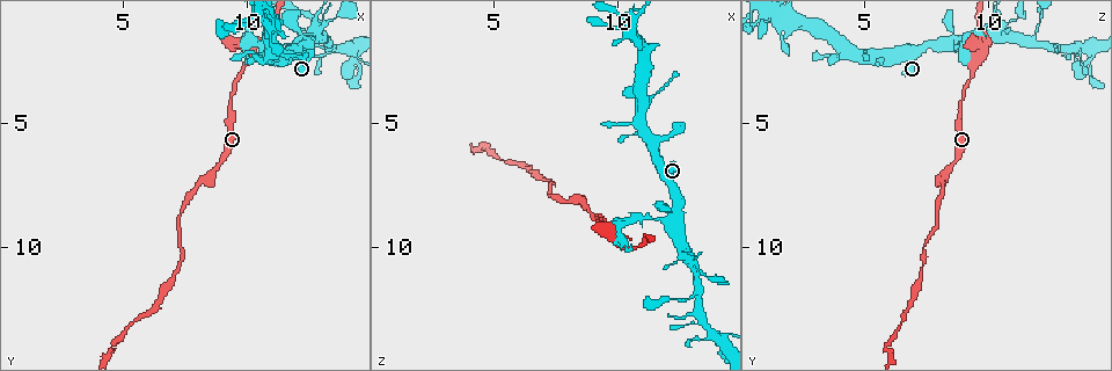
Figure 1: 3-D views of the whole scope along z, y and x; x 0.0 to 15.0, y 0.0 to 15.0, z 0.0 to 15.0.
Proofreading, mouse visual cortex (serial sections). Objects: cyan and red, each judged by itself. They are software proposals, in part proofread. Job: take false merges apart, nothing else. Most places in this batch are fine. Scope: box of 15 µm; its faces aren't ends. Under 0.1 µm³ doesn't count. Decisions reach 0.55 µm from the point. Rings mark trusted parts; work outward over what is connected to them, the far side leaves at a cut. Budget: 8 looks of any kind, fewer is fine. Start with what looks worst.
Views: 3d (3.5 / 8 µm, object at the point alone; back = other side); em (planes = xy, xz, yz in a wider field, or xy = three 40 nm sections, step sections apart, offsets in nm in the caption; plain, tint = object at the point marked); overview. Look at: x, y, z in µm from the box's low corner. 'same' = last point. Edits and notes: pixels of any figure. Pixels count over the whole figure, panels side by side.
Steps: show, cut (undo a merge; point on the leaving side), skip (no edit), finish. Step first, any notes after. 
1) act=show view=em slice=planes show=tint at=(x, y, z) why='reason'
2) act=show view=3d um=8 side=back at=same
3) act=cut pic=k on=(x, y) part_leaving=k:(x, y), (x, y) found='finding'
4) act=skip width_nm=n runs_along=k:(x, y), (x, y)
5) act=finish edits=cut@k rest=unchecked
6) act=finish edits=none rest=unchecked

act=show view=3d um=8 at=(10.9, 1.9, 8.8) why='sharp bend'

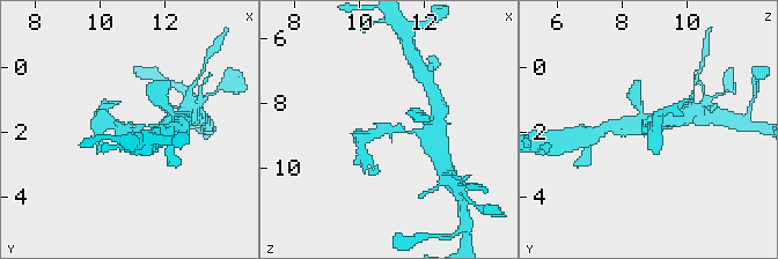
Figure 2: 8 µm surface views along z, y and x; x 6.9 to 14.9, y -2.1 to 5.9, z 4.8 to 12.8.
act=show view=em slice=xy step=2 show=tint at=(11.0, 1.9, 8.7)

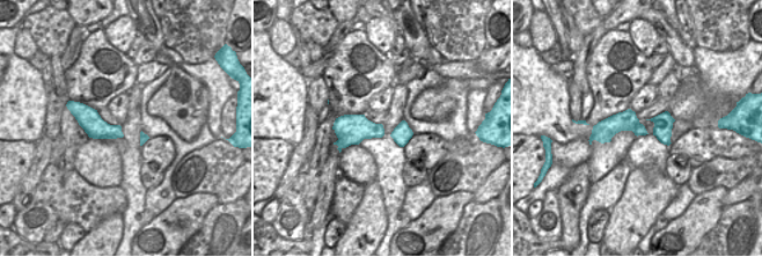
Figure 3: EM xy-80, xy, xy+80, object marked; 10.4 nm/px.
act=skip runs_along=2:(164, 124), (129, 131), (107, 115) found='continuous, no second cell'

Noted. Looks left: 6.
act=show view=3d um=3.5 at=(12.9, 1.4, 10.5) why='four or more arms meet'

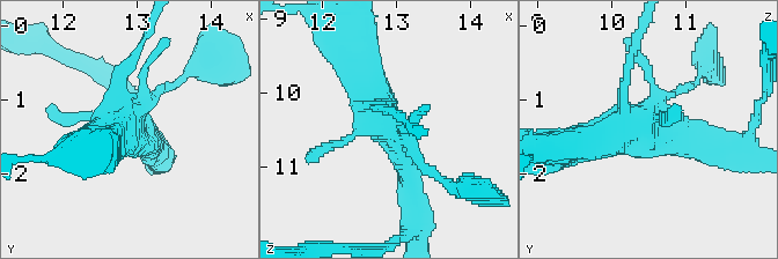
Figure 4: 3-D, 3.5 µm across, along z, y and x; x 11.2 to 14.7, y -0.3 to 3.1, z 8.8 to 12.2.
act=show view=em slice=xy step=5 show=tint at=(12.80, 1.35, 10.40) why='shape alone is not enough'

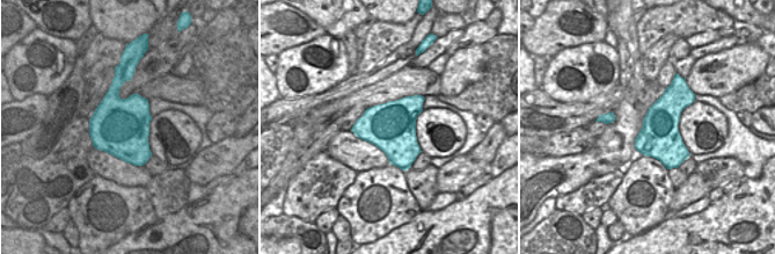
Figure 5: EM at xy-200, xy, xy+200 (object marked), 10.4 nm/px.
act=skip runs_along=4:(359, 58), (359, 79), (412, 185) found='one cell here'

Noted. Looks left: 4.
act=show view=3d um=3.5 side=back at=(14.3, 2.4, 14.1) why='a narrow waist'

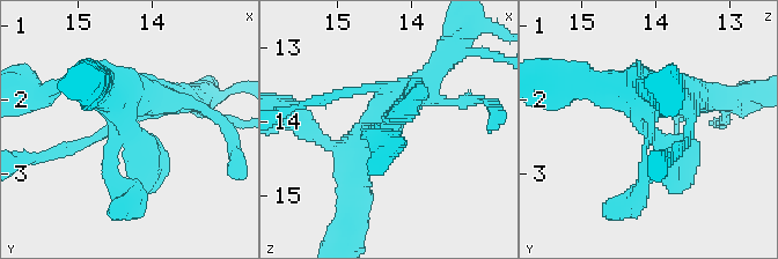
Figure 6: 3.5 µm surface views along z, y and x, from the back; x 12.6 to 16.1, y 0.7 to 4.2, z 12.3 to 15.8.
act=show view=em slice=xy step=1 show=plain at=(14.30, 2.40, 14.10) why='need the tissue'

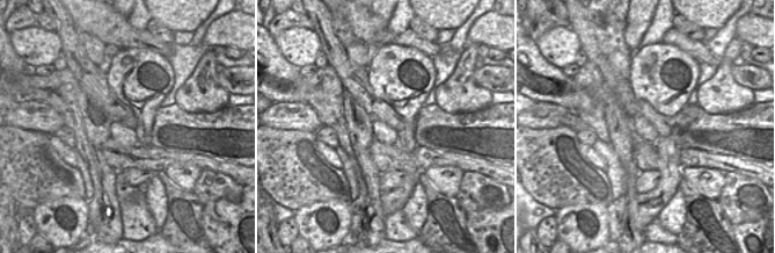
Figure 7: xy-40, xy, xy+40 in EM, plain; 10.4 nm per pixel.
act=show view=em slice=xy step=1 show=tint at=same

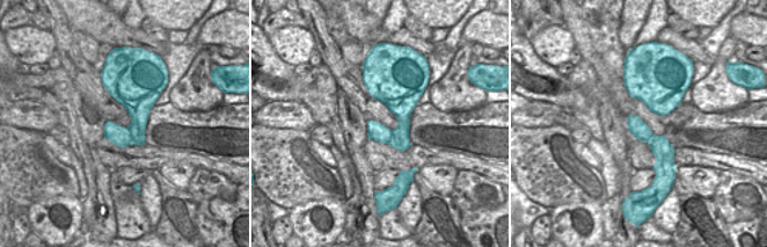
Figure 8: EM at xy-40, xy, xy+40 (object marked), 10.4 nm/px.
act=skip runs_along=6:(141, 98), (116, 110), (159, 184) found='continuous, no second cell'

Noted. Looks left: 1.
act=finish edits=none rest=unchecked

